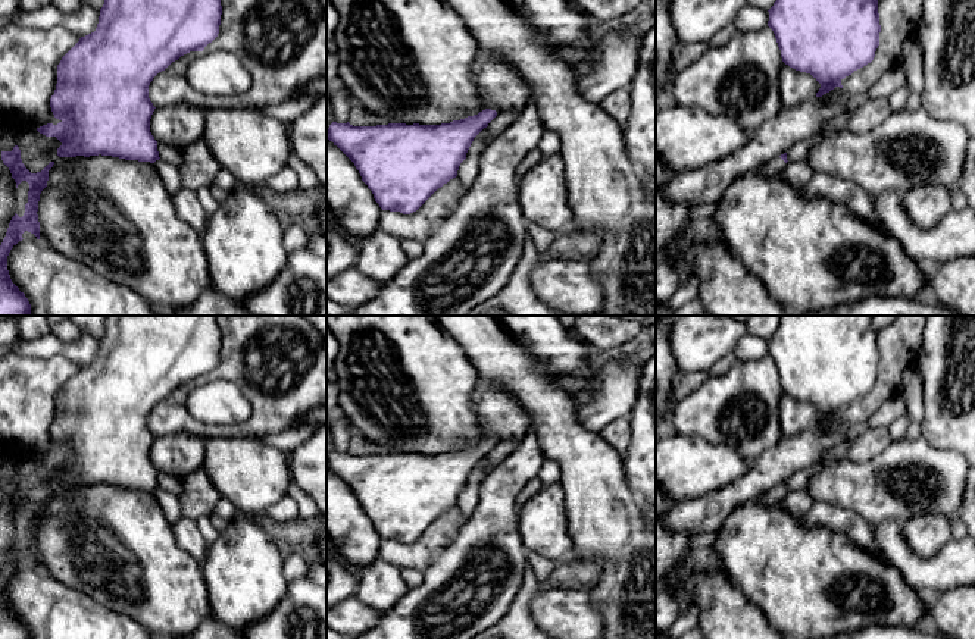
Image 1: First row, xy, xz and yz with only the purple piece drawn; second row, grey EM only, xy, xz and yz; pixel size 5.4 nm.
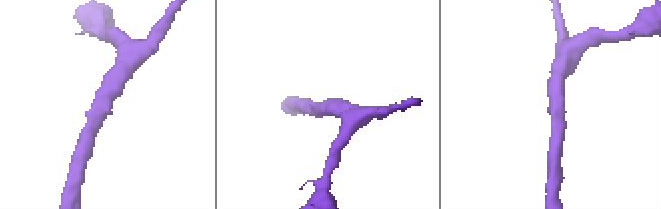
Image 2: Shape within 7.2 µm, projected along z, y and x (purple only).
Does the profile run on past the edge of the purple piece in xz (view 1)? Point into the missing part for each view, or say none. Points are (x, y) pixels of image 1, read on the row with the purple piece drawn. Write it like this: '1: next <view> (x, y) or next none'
1: next none

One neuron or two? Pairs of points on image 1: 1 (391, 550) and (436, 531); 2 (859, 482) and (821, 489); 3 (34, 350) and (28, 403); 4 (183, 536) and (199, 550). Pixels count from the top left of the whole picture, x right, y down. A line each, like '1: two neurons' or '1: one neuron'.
1: one neuron
2: one neuron
3: two neurons
4: one neuron

